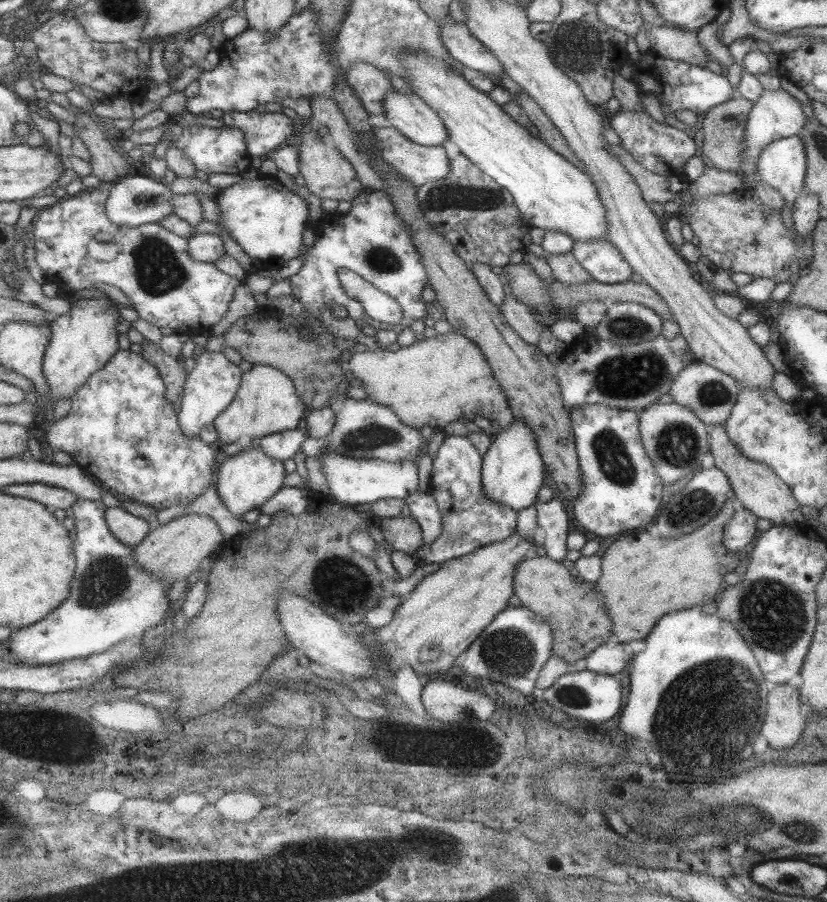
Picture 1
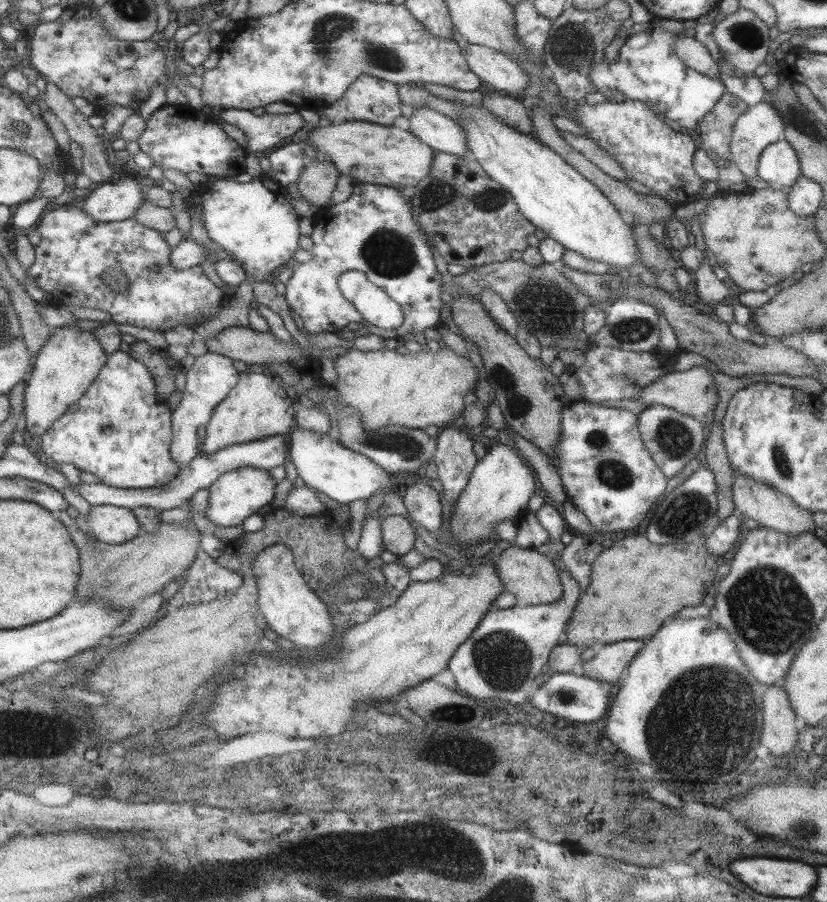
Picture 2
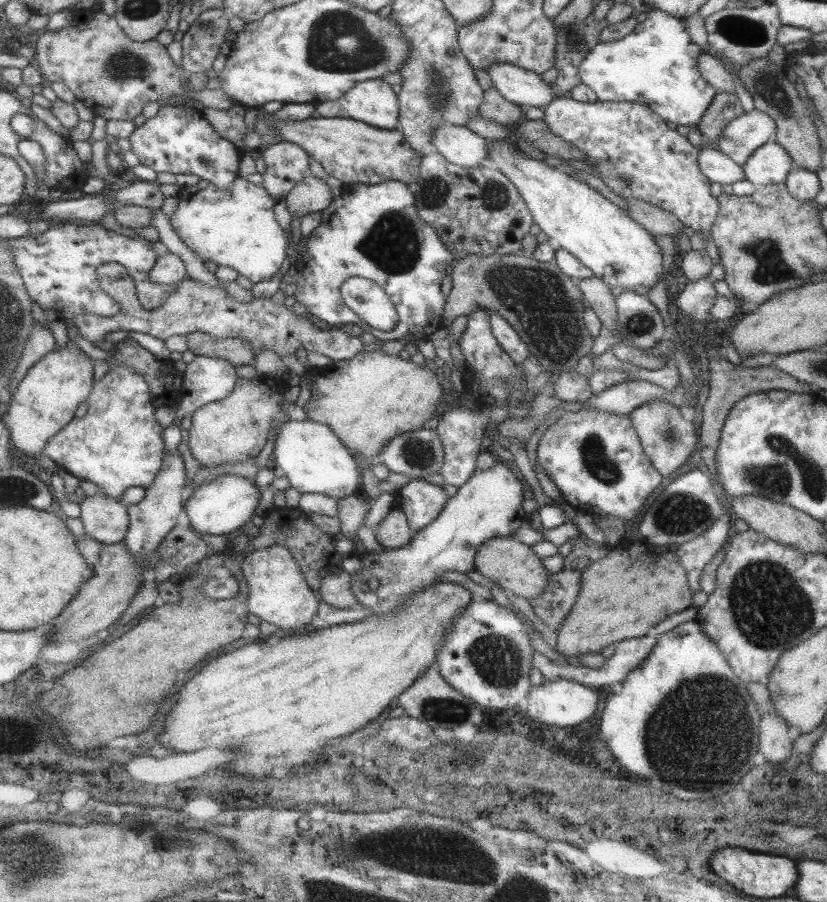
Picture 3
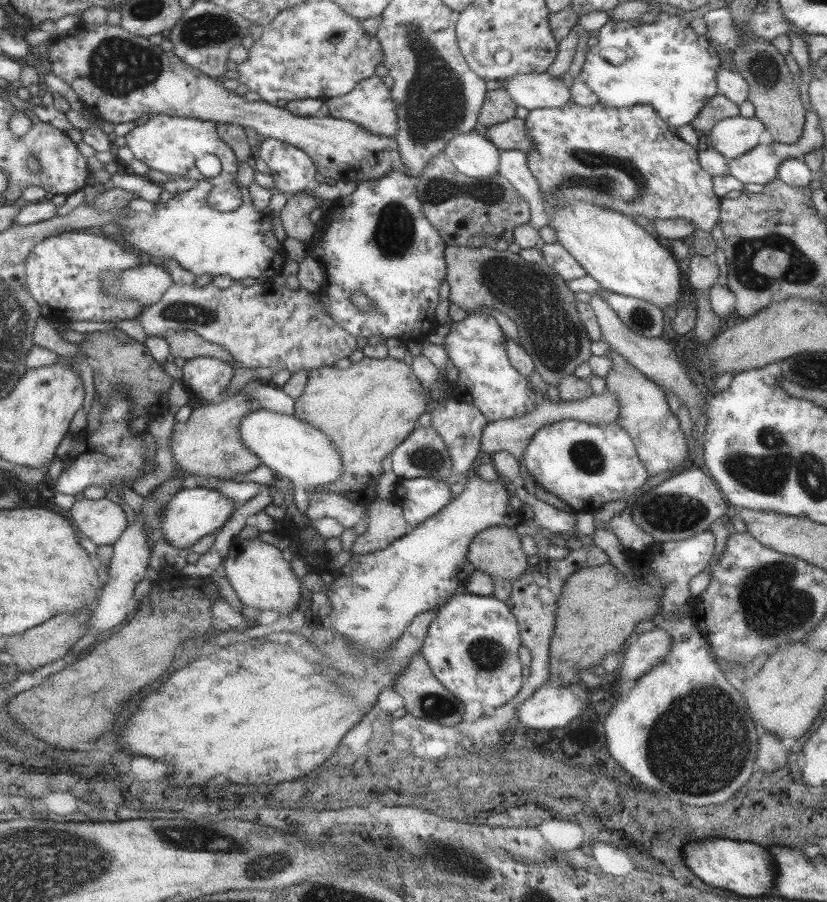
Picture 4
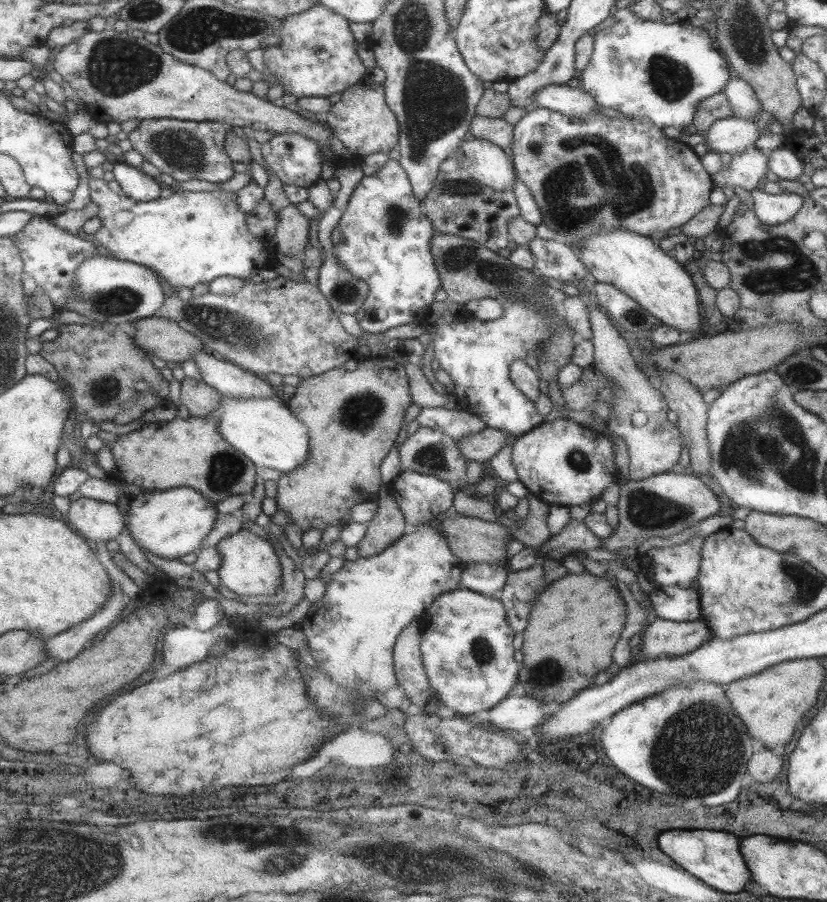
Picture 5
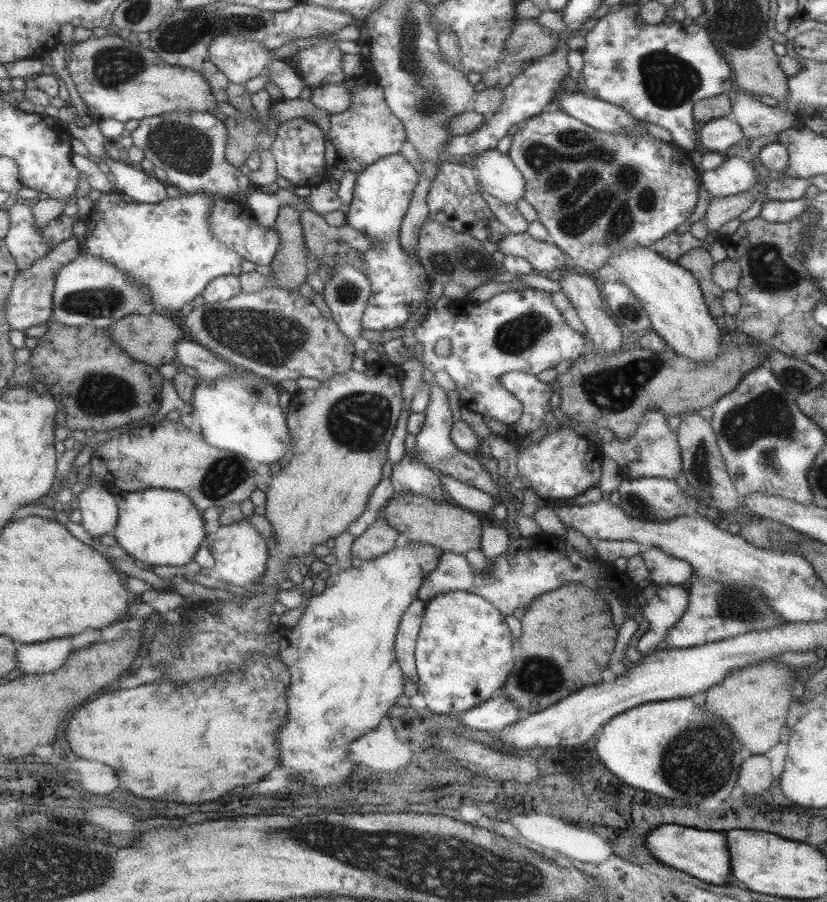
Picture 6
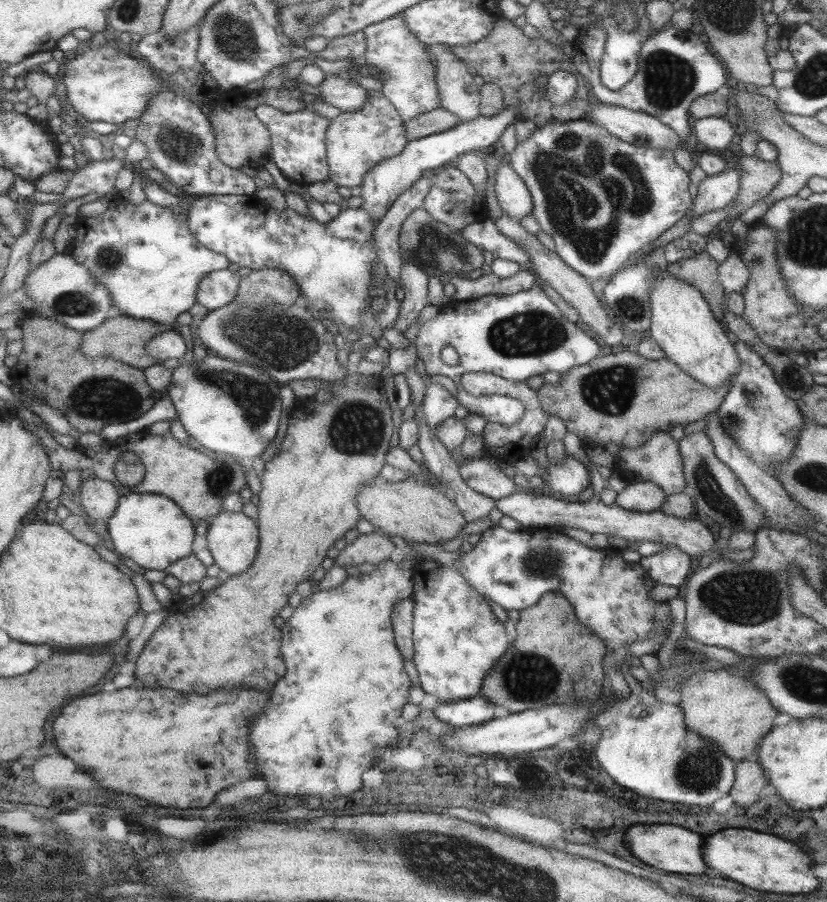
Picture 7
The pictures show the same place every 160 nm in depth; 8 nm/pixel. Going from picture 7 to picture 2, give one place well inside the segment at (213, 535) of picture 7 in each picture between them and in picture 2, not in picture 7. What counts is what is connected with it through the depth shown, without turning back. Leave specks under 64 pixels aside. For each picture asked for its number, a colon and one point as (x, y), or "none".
2: (291, 610)
3: (277, 593)
4: (259, 573)
5: (248, 566)
6: (240, 554)

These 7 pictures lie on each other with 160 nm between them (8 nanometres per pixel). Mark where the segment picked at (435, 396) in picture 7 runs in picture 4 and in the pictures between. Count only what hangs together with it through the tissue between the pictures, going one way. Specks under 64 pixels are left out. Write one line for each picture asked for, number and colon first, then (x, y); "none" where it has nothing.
4: (422, 453)
5: (428, 451)
6: (433, 446)

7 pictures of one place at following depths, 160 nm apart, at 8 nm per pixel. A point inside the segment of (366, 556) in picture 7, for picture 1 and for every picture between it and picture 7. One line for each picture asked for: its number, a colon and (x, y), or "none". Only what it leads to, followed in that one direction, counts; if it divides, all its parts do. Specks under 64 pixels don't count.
1: (401, 533)
2: (397, 535)
3: (393, 531)
4: (385, 522)
5: (387, 524)
6: (378, 538)

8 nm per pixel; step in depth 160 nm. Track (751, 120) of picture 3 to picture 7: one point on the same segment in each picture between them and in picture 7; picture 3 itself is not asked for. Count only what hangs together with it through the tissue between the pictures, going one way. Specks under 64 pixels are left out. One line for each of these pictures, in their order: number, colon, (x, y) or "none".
4: (732, 137)
5: (731, 135)
6: (717, 135)
7: (713, 133)

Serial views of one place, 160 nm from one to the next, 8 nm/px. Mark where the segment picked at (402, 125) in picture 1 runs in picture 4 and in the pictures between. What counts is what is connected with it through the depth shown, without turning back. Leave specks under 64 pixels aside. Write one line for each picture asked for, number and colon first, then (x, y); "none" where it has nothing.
2: (439, 132)
3: (456, 144)
4: (471, 154)

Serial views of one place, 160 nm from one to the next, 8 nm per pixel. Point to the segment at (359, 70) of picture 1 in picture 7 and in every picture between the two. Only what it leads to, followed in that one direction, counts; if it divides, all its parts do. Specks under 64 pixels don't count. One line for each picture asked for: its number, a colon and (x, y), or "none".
2: (369, 99)
3: (372, 101)
4: (369, 105)
5: (361, 124)
6: (366, 131)
7: (357, 141)

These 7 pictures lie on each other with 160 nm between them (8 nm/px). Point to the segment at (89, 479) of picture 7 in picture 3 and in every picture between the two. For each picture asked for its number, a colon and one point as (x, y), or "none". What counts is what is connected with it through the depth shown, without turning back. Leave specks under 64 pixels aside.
3: (104, 519)
4: (102, 521)
5: (97, 521)
6: (96, 503)

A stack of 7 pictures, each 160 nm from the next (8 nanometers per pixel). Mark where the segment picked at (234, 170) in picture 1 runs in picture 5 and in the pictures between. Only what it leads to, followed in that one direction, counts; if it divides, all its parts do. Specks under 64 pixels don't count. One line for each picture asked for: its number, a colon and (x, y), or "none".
2: (177, 137)
3: (174, 140)
4: (169, 144)
5: (184, 150)

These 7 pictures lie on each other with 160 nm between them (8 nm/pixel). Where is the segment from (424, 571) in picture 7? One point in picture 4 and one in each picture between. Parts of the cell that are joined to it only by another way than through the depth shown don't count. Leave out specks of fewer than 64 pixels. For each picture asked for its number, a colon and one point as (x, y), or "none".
4: (471, 647)
5: (466, 649)
6: (462, 654)

